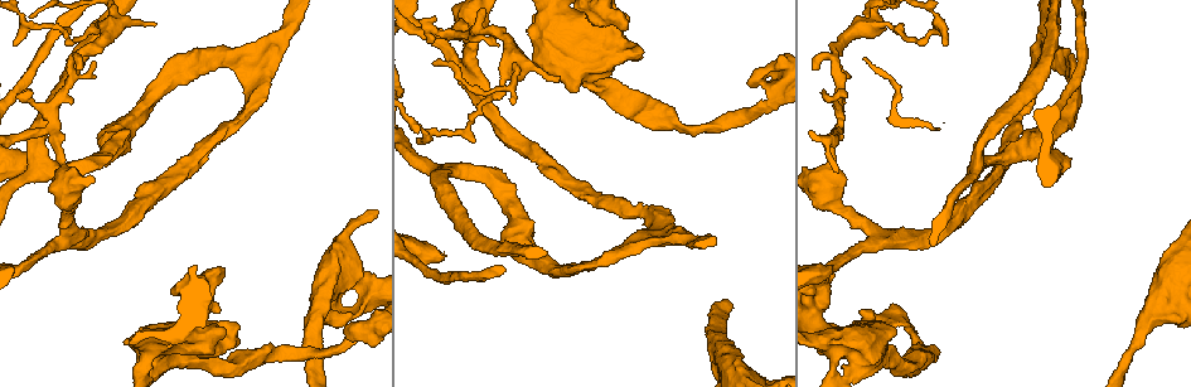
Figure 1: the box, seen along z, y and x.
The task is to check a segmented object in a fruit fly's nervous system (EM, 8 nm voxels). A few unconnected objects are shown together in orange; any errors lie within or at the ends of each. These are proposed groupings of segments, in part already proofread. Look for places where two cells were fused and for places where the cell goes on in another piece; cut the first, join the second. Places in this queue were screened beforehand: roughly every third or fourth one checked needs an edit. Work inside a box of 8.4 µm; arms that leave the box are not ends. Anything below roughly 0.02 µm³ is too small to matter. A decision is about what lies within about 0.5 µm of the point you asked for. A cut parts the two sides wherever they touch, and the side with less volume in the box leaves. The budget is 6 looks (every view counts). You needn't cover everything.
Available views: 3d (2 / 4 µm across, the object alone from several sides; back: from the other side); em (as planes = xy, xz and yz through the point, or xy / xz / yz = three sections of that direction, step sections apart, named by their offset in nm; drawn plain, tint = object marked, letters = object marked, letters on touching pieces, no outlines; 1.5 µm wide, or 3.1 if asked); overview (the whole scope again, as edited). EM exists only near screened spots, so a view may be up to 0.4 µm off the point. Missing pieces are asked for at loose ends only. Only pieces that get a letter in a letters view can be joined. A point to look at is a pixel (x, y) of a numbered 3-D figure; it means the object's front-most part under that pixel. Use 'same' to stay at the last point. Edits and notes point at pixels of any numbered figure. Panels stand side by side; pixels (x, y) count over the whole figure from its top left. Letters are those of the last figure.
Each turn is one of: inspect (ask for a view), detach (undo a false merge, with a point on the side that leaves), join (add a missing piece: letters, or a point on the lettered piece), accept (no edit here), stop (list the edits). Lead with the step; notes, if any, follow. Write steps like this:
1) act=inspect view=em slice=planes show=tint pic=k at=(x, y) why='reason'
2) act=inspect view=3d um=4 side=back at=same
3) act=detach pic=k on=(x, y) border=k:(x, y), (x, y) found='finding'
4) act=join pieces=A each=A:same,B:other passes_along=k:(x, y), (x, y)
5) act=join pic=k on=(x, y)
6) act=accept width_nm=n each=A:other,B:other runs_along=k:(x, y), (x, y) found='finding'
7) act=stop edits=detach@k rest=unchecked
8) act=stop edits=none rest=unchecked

act=inspect view=3d um=4 pic=1 at=(533, 27) why='stops while still wide'

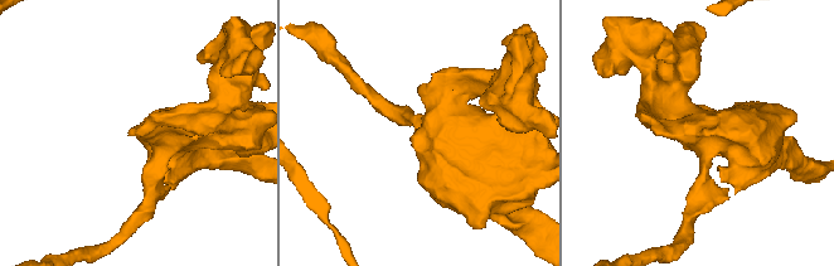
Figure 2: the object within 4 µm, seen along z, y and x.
act=inspect view=em slice=planes show=letters pic=2 at=(133, 133) why='now the EM'

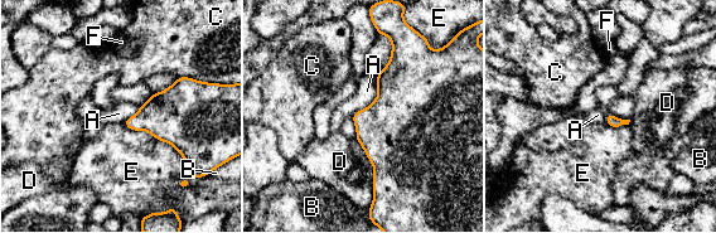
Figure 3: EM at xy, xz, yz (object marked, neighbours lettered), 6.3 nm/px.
act=accept each=A:other,B:other,C:other,D:other,E:other,F:other border=3:(122, 124), (167, 141), (192, 168) found='no lettered piece goes on from it'

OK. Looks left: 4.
act=inspect view=em slice=xz step=4 show=tint pic=1 at=(827, 168) why='side arm on a straight run'

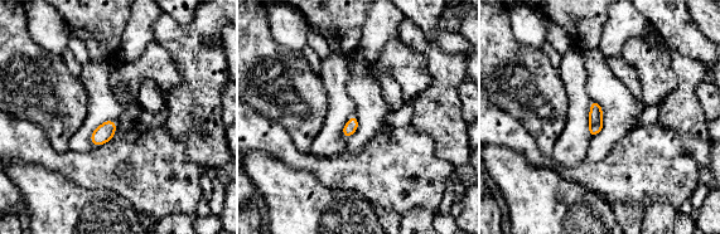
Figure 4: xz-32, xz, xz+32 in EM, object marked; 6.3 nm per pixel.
act=inspect view=em slice=planes show=letters at=same why='cut it another way'

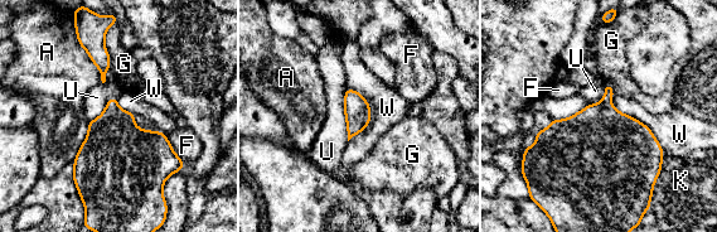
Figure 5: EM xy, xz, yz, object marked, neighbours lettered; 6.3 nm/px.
act=accept longest_contact=W:500nm each=A:other,F:other,G:other,K:other,U:other,W:other found='continuous, no second cell'

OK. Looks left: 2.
act=inspect view=em slice=planes show=letters pic=1 at=(434, 15) why='branch stops here'

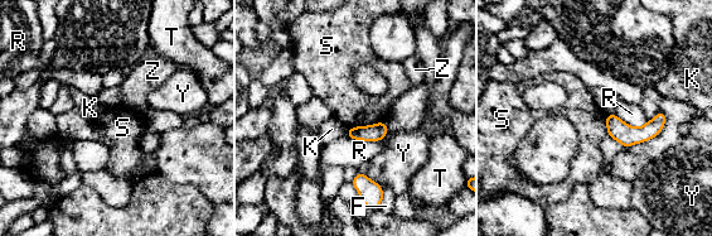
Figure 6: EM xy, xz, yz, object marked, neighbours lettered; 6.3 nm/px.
act=accept each=F:other,K:other,R:other,S:other,T:other,Y:other,Z:other border=6:(383, 121), (350, 128) found='none of them fits'

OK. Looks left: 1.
act=stop edits=none rest=unchecked

